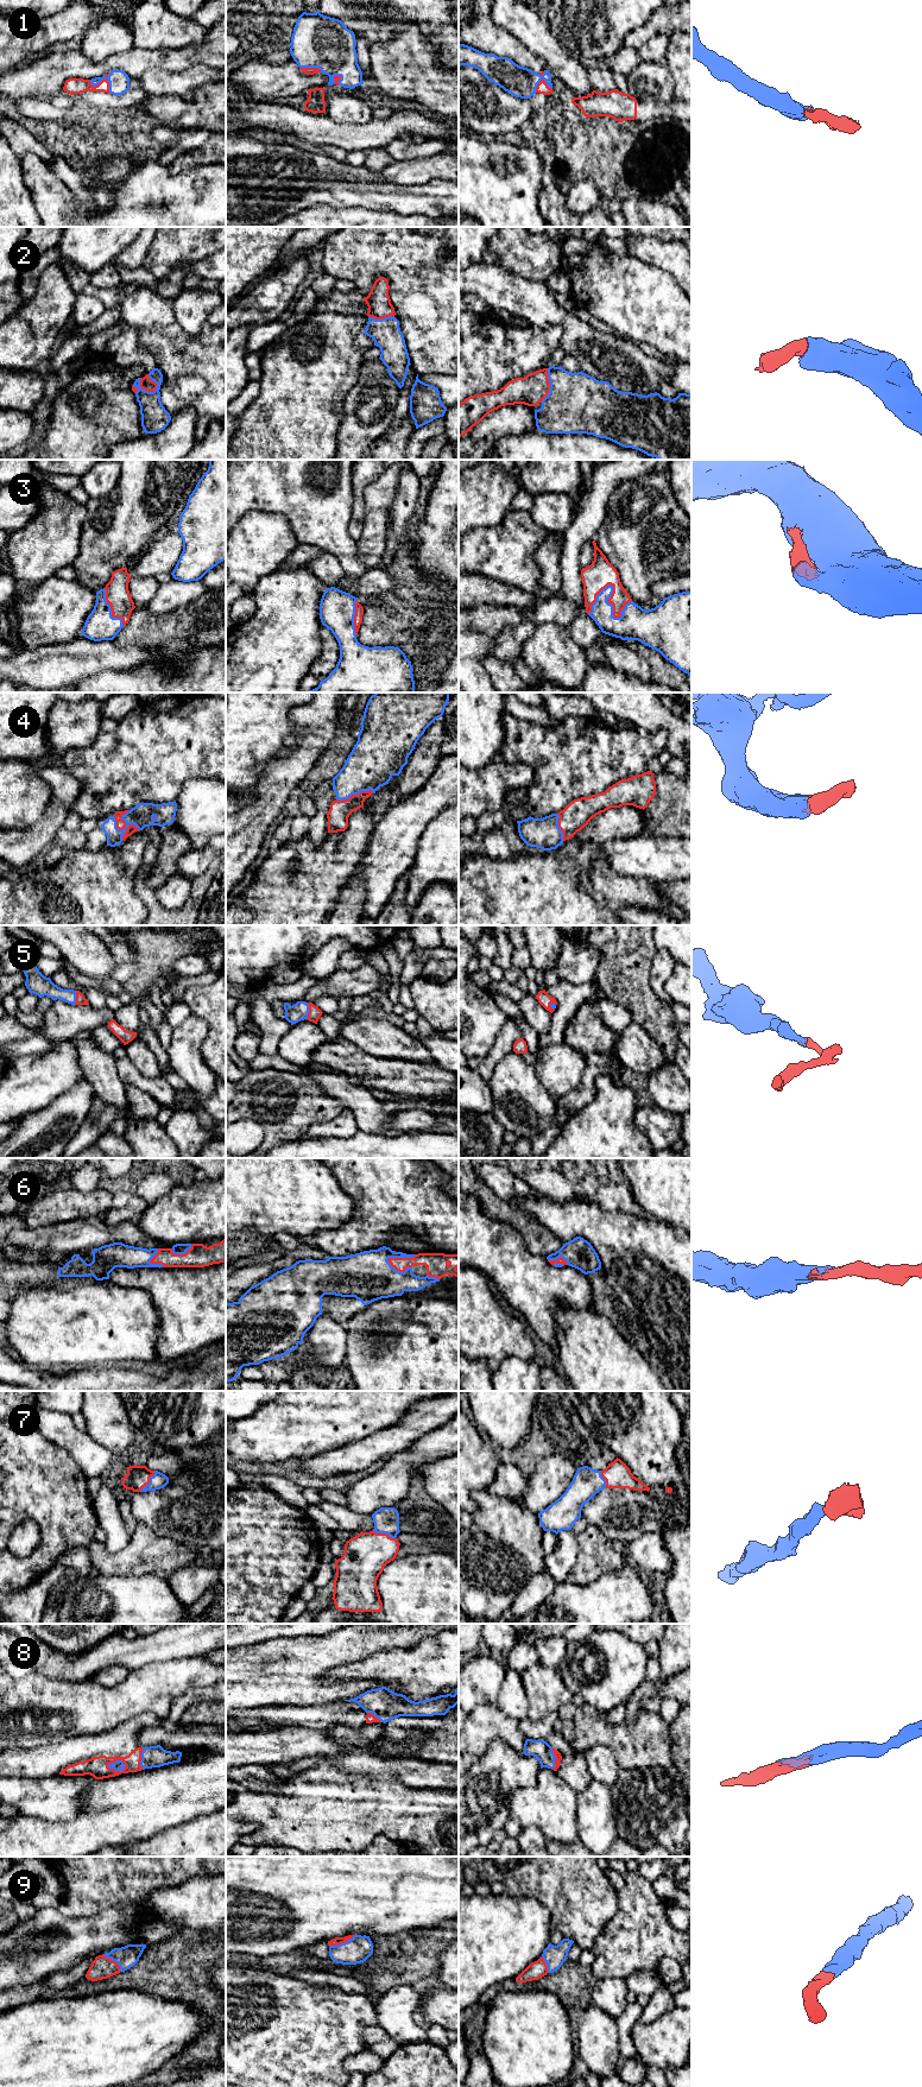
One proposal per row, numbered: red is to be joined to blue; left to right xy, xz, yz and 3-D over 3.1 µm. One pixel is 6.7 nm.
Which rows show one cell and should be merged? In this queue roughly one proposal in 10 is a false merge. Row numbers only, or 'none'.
1, 2, 3, 4, 5, 6, 7, 8, 9

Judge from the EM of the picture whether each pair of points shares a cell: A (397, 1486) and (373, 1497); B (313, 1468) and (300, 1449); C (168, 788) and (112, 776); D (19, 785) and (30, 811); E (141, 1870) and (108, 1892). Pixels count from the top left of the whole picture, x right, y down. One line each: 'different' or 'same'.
A: same
B: different
C: same
D: same
E: same

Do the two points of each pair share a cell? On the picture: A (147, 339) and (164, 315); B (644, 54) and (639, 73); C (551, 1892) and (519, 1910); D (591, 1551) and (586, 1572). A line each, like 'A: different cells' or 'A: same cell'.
A: different cells
B: different cells
C: different cells
D: same cell

